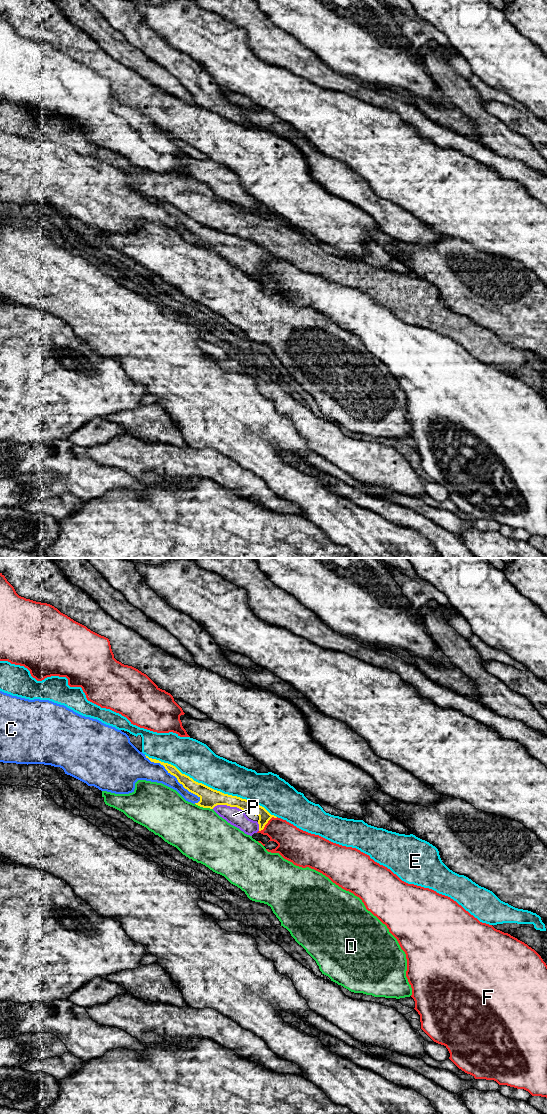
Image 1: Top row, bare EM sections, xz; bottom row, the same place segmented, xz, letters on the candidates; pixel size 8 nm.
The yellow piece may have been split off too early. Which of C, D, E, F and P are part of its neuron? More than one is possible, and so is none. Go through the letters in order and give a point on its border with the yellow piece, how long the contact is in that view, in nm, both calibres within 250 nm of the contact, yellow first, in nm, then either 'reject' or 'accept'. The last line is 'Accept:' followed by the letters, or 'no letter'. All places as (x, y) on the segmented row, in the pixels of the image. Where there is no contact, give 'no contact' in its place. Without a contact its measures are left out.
C: contact xz (173, 775); length 600 nm; calibres 110 and 180 nm; reject
D: contact xz (204, 807); length 150 nm; calibres 160 and 420 nm; reject
E: contact xz (215, 790); length 1100 nm; calibres 160 and 280 nm; reject
F: contact xz (267, 822); length 190 nm; calibres 100 and 220 nm; reject
P: contact xz (228, 805); length 260 nm; calibres 160 and 140 nm; accept
Accept: P

